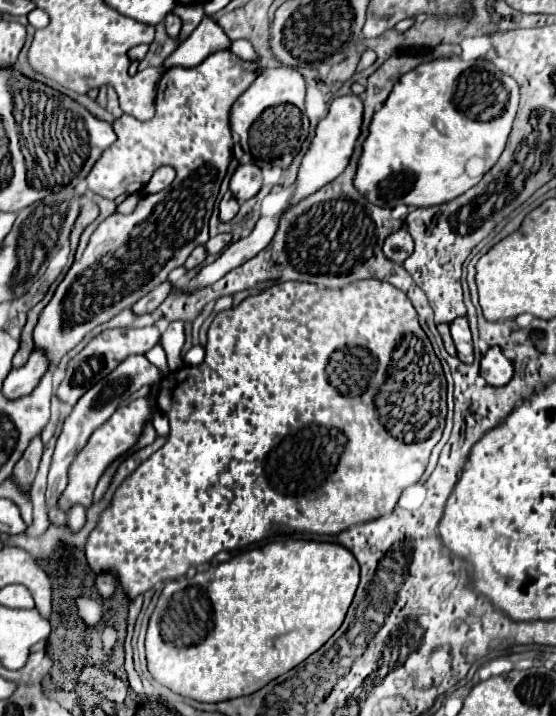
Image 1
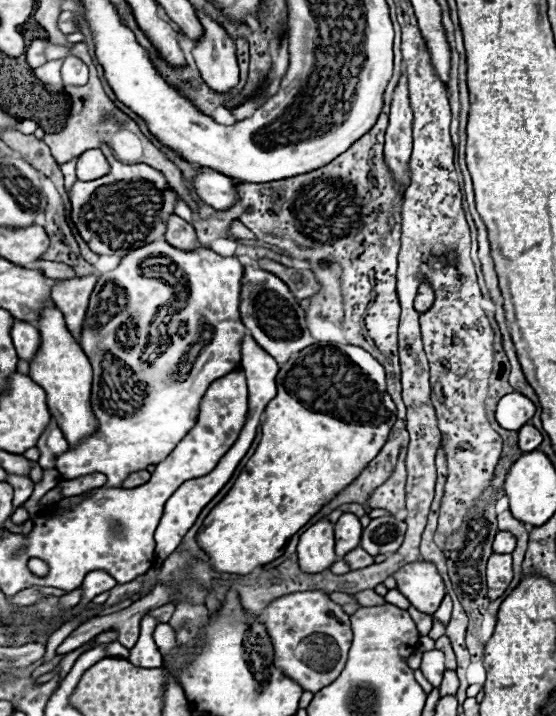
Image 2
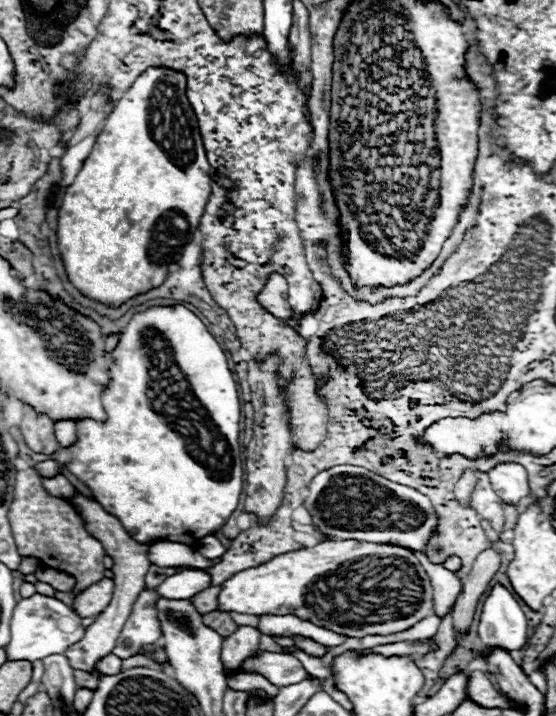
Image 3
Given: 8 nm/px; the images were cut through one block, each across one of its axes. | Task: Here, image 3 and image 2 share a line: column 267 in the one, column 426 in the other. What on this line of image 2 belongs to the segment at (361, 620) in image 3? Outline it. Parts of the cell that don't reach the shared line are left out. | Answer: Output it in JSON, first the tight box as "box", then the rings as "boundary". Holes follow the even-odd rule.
{"box":[396,562,444,614],"boundary":[[[412,562],[402,566],[396,574],[396,588],[410,600],[410,604],[424,612],[434,614],[440,606],[440,600],[444,598],[444,582],[430,562]]]}

